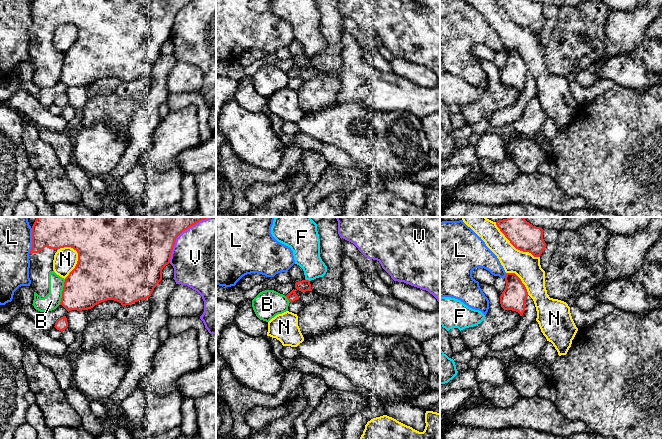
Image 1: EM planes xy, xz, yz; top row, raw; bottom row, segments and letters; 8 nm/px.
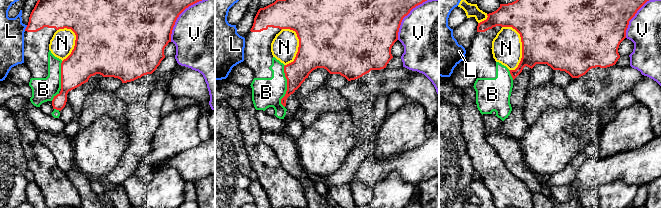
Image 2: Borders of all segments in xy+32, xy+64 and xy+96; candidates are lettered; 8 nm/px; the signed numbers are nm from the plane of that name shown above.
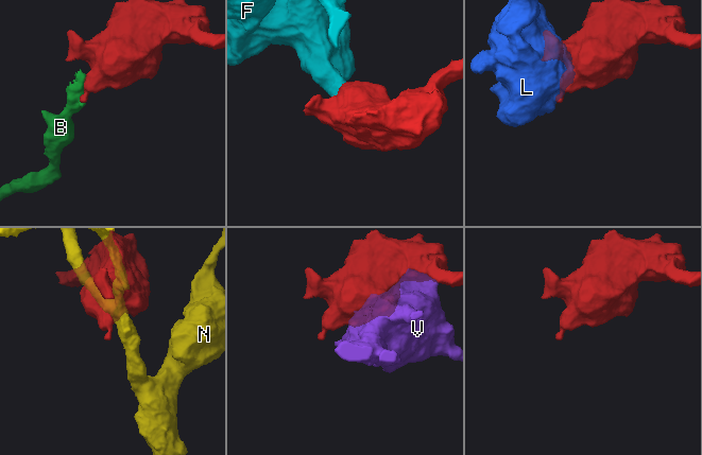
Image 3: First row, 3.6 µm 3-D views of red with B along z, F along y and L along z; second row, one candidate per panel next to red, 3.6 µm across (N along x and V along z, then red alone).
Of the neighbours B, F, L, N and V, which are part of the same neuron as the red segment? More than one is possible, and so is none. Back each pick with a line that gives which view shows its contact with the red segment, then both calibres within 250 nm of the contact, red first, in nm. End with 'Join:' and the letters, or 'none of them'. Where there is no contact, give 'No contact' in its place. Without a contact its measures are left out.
B: Touches red in xy. Thickness 360 nm (red) against 140 nm
Join: B

